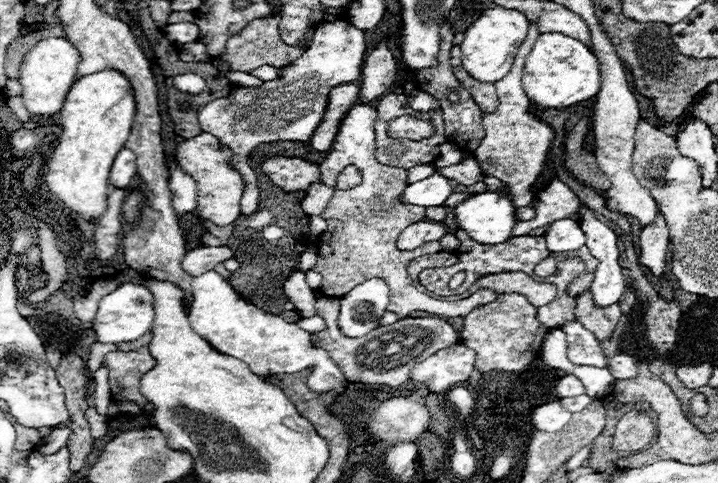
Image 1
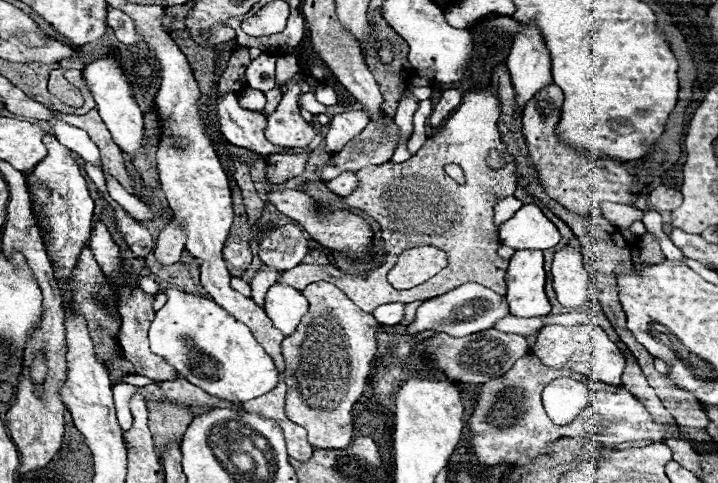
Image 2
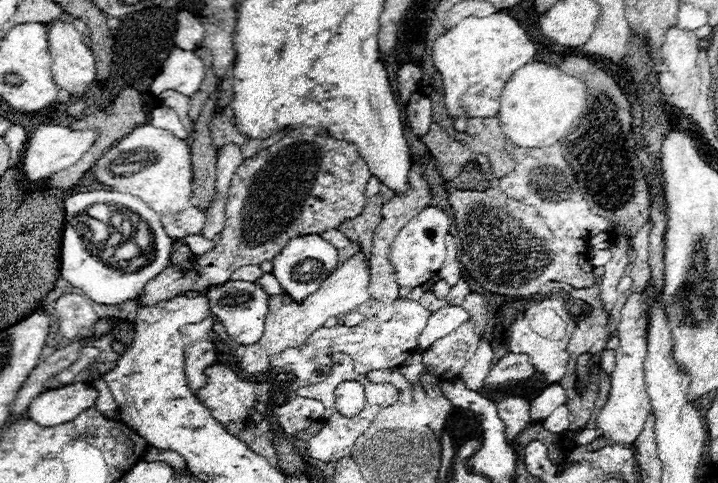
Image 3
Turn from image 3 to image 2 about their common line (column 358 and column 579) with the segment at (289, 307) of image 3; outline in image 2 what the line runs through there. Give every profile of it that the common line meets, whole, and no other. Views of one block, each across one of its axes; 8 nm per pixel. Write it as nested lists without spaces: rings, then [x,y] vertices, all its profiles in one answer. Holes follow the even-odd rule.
[[[566,244],[562,250],[554,254],[552,262],[552,276],[554,276],[554,290],[558,302],[564,308],[578,308],[592,298],[590,292],[590,278],[582,264],[580,252]]]

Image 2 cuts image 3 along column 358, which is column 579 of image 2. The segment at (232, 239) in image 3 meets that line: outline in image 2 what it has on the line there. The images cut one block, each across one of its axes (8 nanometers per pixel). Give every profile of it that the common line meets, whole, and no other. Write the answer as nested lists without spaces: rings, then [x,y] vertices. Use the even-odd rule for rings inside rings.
[[[554,84],[542,88],[538,94],[530,98],[524,106],[522,122],[524,122],[524,138],[528,142],[528,152],[534,166],[540,172],[540,180],[544,190],[568,210],[582,216],[602,216],[598,202],[618,202],[618,204],[634,204],[632,194],[632,176],[626,172],[622,162],[588,158],[574,148],[560,144],[556,138],[556,124],[562,114],[562,90]]]

